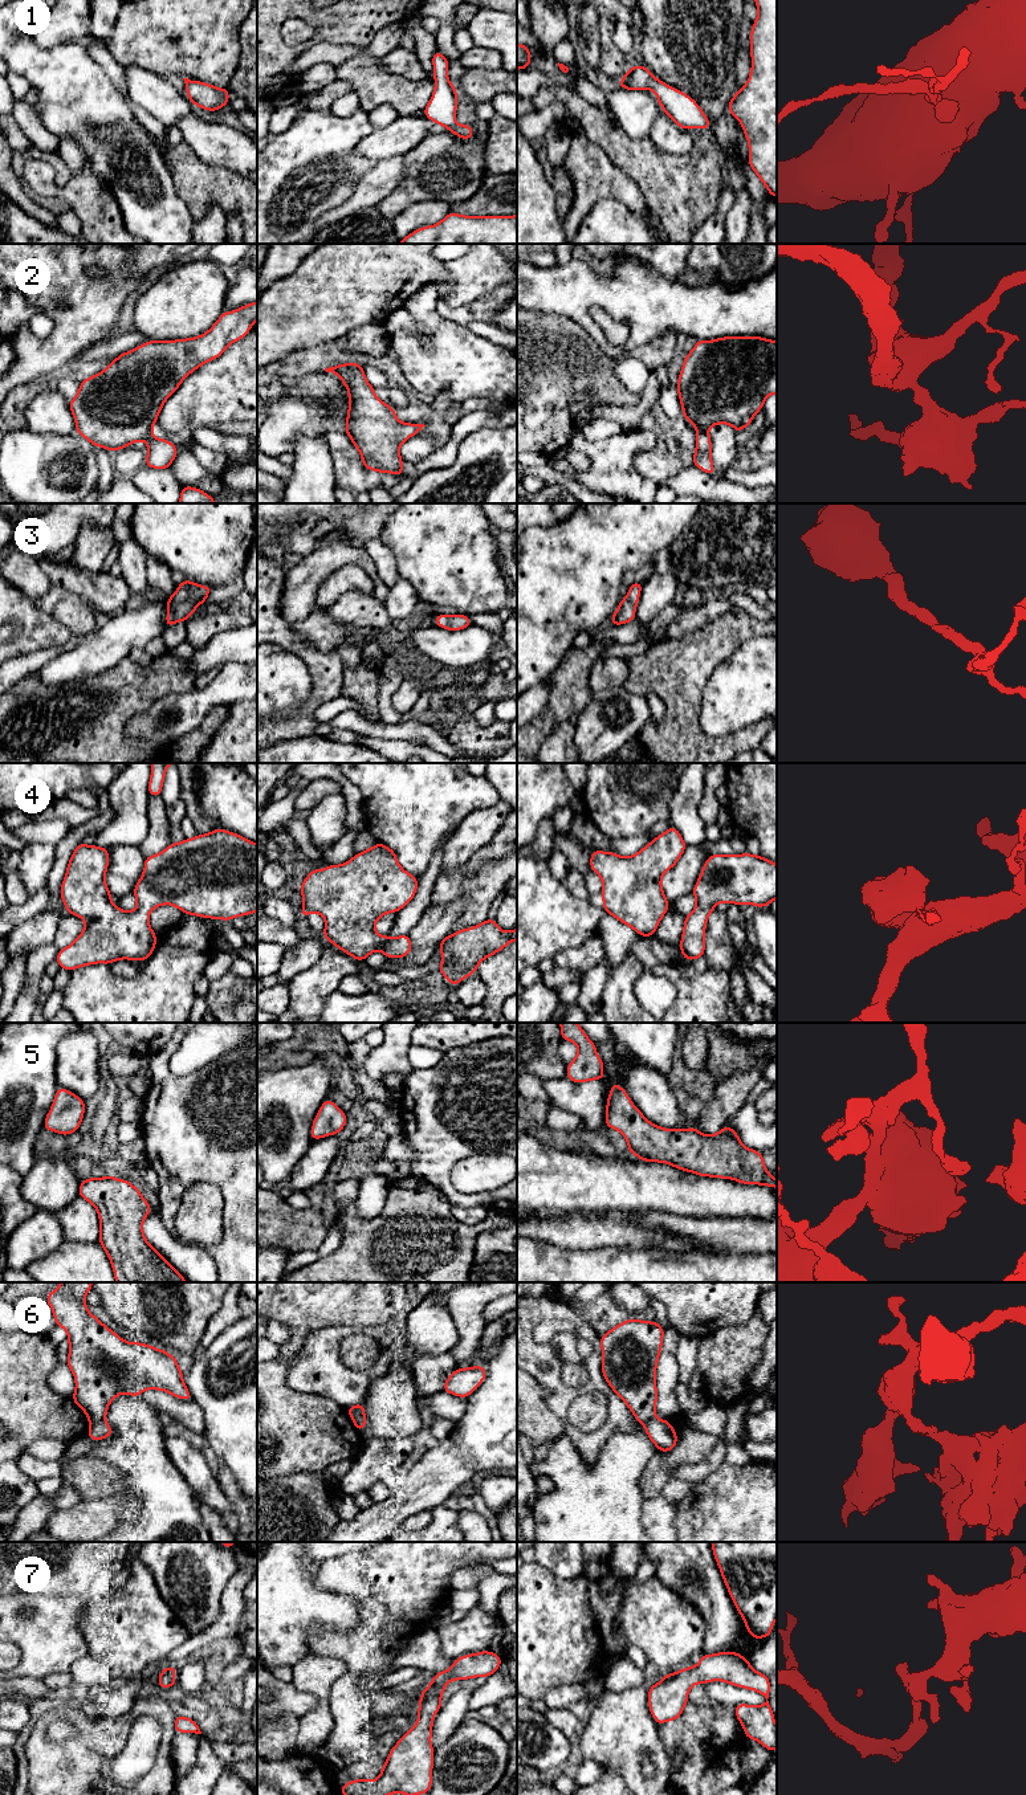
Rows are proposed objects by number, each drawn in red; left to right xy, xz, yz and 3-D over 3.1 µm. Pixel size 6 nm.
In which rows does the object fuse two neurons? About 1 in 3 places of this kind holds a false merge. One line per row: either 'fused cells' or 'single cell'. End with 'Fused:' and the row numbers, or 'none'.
1: single cell
2: single cell
3: single cell
4: single cell
5: single cell
6: fused cells
7: single cell
Fused: 6

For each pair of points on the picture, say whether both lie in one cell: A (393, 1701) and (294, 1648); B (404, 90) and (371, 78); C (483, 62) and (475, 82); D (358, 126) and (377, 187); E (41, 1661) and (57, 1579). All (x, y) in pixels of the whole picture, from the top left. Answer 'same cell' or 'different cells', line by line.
A: different cells
B: same cell
C: different cells
D: different cells
E: same cell

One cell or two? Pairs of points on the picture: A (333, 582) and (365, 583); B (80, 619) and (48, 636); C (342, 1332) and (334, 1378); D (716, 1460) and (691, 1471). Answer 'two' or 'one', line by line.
A: one
B: two
C: one
D: one

